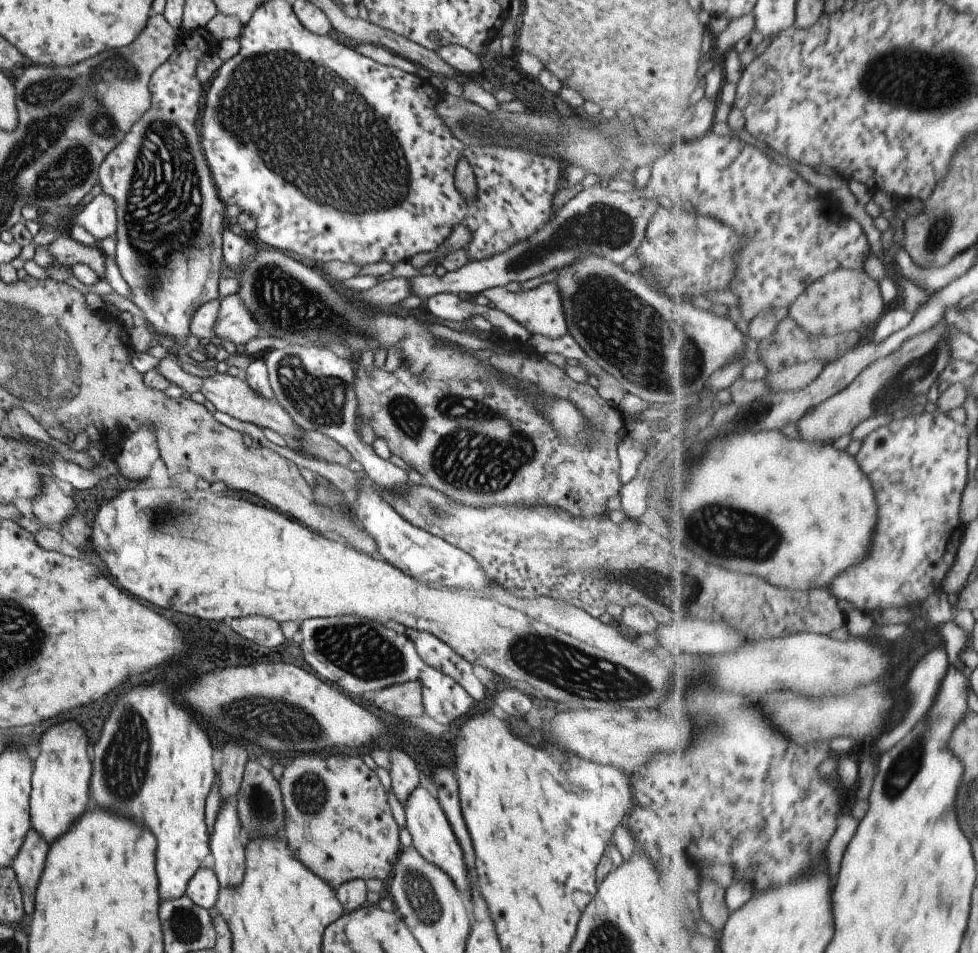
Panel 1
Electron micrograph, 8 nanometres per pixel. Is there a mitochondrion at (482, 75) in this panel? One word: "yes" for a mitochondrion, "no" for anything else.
no

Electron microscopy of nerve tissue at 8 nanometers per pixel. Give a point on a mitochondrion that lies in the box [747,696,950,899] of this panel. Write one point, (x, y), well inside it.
(903, 769)

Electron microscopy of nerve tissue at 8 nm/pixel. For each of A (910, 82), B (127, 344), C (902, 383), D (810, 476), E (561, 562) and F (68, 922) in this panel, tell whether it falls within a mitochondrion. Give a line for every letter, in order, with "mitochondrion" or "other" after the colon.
A: mitochondrion
B: other
C: mitochondrion
D: other
E: mitochondrion
F: other

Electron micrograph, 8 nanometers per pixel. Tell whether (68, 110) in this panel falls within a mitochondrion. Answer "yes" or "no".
yes

